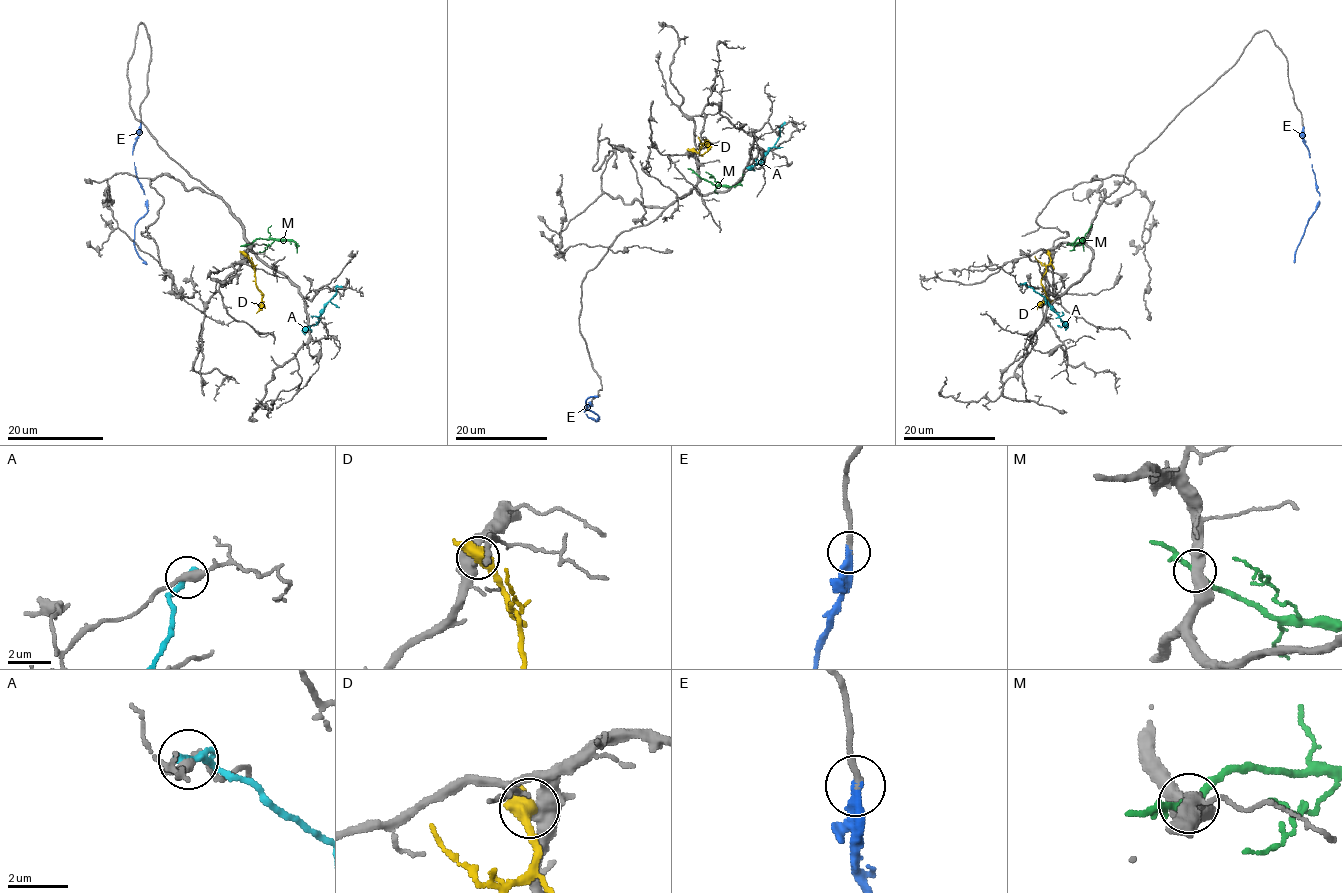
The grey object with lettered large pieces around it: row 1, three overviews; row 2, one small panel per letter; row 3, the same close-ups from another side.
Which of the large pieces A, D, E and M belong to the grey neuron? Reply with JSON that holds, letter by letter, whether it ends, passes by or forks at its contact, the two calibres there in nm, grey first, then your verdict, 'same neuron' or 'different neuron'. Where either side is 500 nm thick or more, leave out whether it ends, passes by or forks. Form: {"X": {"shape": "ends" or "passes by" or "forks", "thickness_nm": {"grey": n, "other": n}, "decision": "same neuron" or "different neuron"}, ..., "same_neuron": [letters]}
{"A": {"shape": "ends", "thickness_nm": {"grey": 320, "other": 320}, "decision": "different neuron"}, "D": {"thickness_nm": {"grey": 440, "other": 550}, "decision": "different neuron"}, "E": {"shape": "ends", "thickness_nm": {"grey": 240, "other": 380}, "decision": "same neuron"}, "M": {"shape": "passes by", "thickness_nm": {"grey": 420, "other": 220}, "decision": "different neuron"}, "same_neuron": ["E"]}

